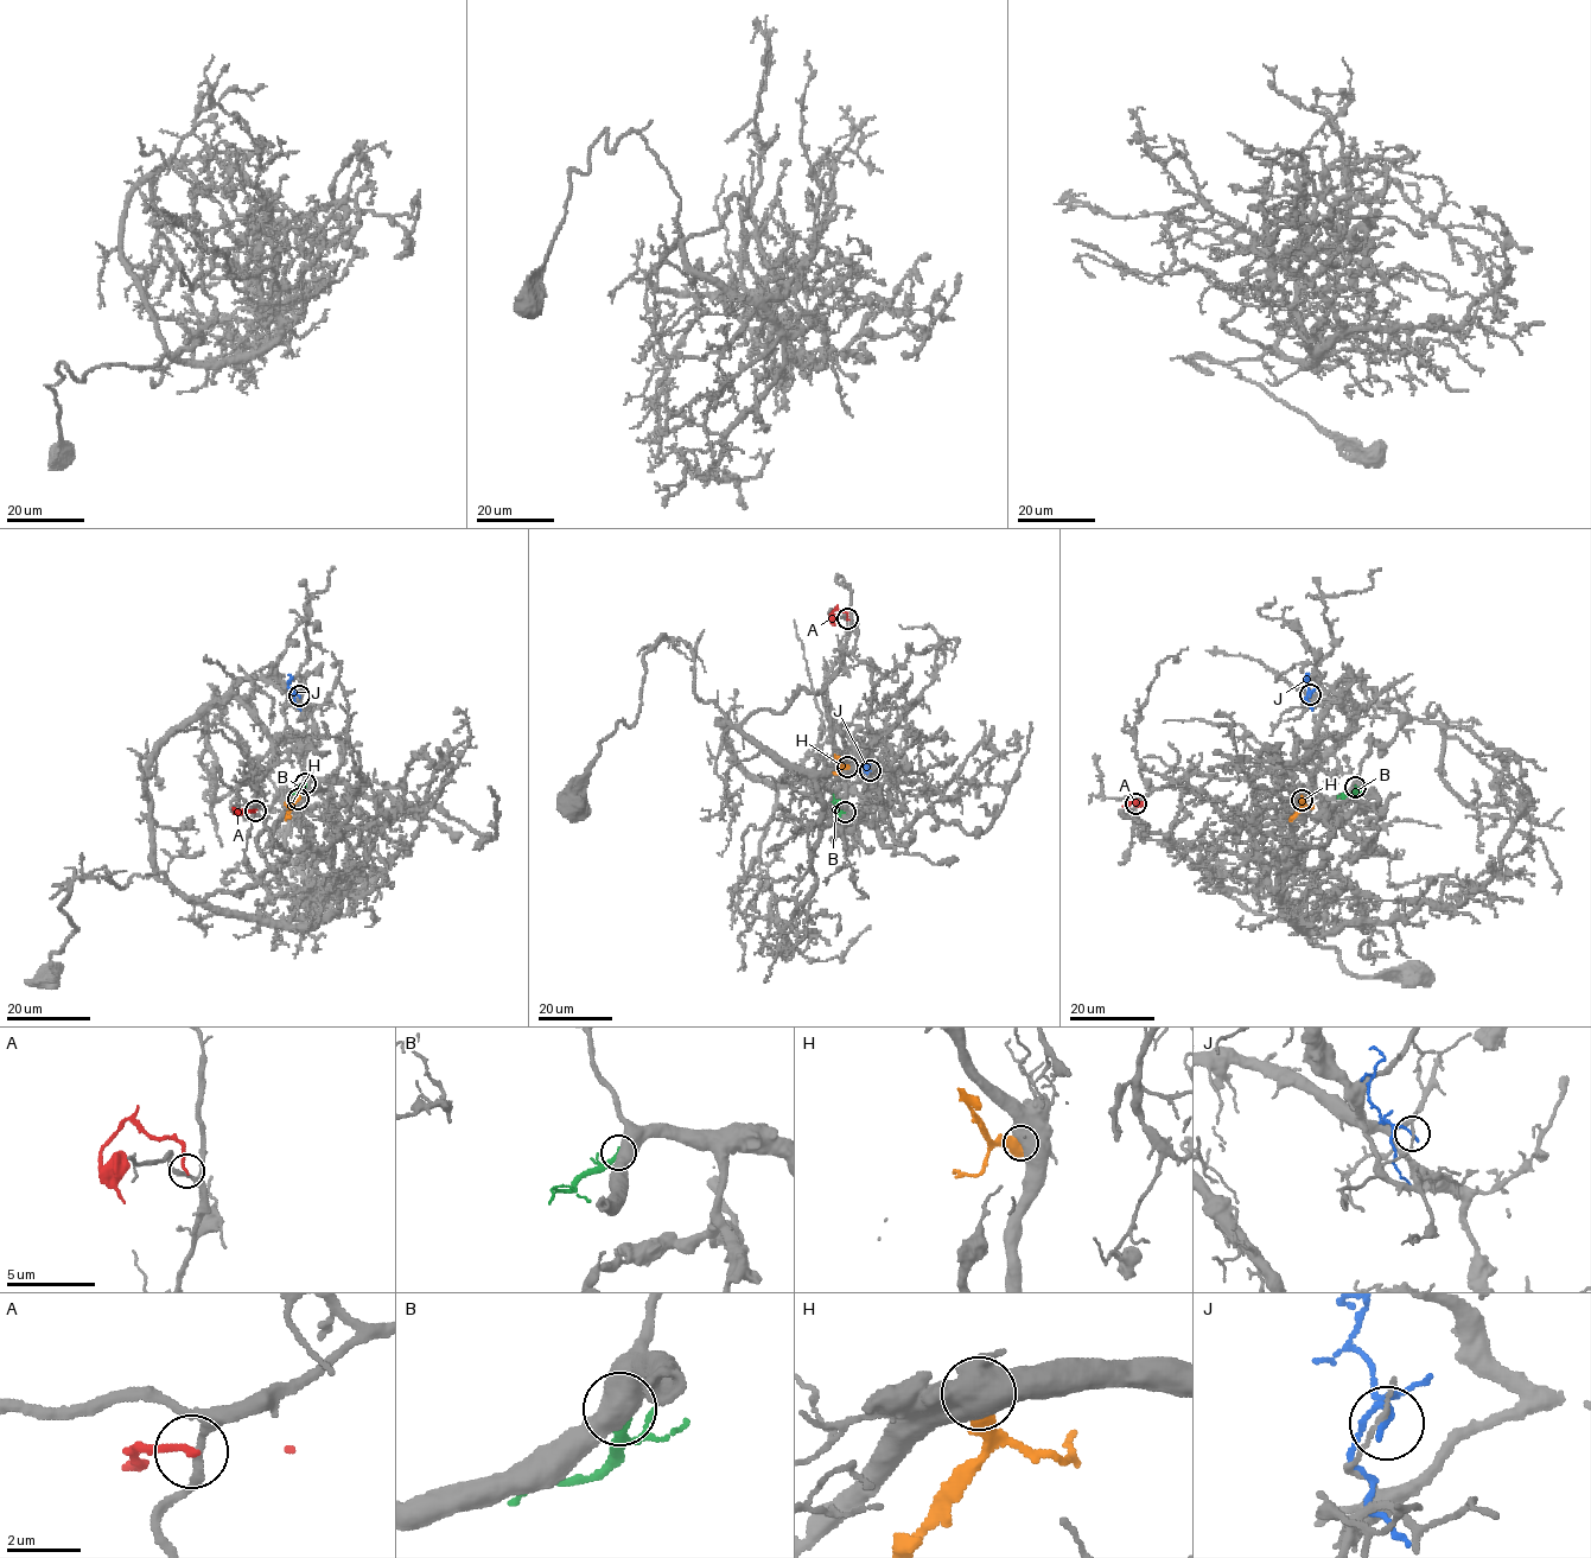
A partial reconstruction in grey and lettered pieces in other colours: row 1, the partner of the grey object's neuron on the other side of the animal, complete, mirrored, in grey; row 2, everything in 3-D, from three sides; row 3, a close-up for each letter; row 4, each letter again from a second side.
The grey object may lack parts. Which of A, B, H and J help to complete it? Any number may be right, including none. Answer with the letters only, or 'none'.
none

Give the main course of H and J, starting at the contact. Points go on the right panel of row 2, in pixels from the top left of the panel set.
H: (1300, 800), (1302, 808), (1290, 821)
J: (1310, 694), (1306, 674)

